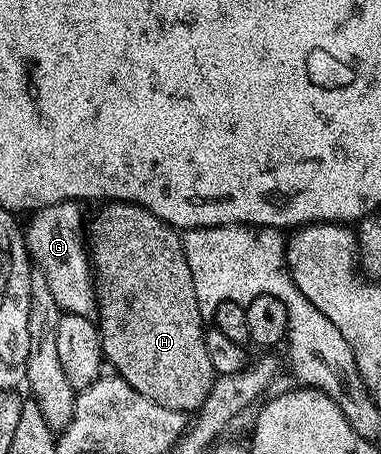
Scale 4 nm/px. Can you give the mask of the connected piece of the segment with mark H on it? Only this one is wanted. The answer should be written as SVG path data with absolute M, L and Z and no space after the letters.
M108 202L101 206L104 207L93 218L91 215L87 223L86 242L94 271L104 360L148 400L171 411L195 413L208 398L218 376L206 352L206 319L200 314L198 296L194 296L194 276L190 276L190 264L186 264L181 231L132 202Z

